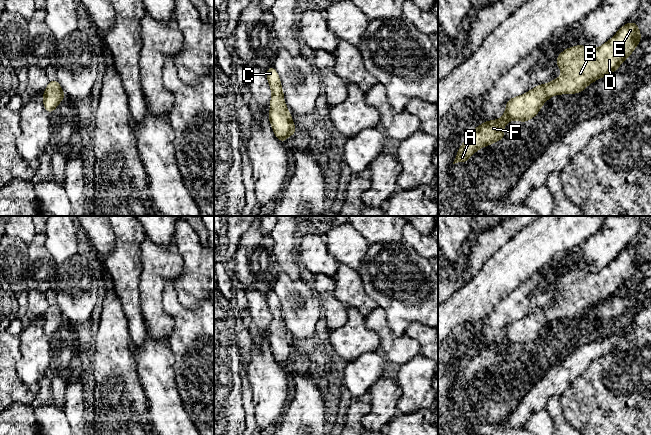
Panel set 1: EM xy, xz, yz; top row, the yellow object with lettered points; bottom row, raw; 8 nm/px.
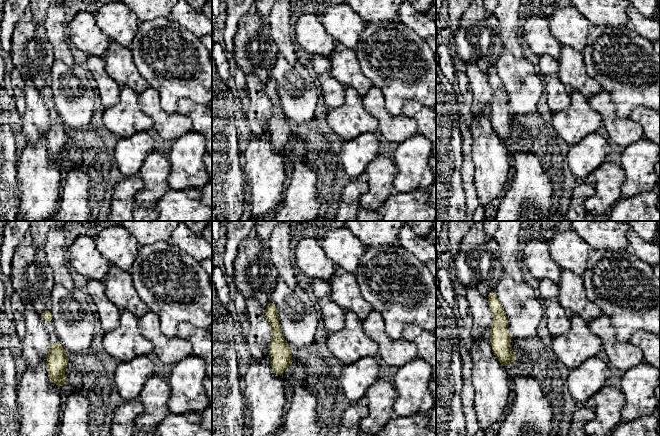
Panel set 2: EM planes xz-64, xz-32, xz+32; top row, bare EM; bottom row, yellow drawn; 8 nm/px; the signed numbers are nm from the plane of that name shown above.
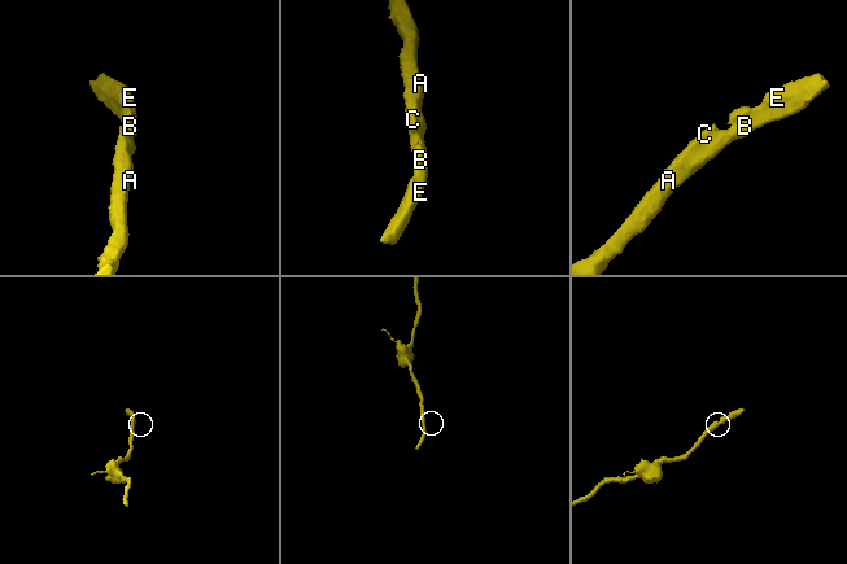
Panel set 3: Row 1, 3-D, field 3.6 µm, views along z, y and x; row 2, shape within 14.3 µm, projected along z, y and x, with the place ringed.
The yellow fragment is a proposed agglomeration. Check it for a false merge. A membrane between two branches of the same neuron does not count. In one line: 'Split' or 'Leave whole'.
Leave whole

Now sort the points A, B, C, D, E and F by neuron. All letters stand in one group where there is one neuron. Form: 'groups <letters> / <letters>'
groups A B C D E F

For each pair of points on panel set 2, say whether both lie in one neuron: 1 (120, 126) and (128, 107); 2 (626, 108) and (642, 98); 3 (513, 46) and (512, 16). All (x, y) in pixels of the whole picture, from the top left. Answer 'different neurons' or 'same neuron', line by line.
1: same neuron
2: same neuron
3: same neuron

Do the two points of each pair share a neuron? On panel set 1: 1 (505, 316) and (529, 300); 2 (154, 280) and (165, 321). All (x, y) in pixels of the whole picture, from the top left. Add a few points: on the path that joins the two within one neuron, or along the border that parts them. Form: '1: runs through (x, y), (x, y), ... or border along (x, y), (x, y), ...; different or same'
1: runs through (511, 310), (523, 301); same
2: runs through (154, 290), (155, 311); same

